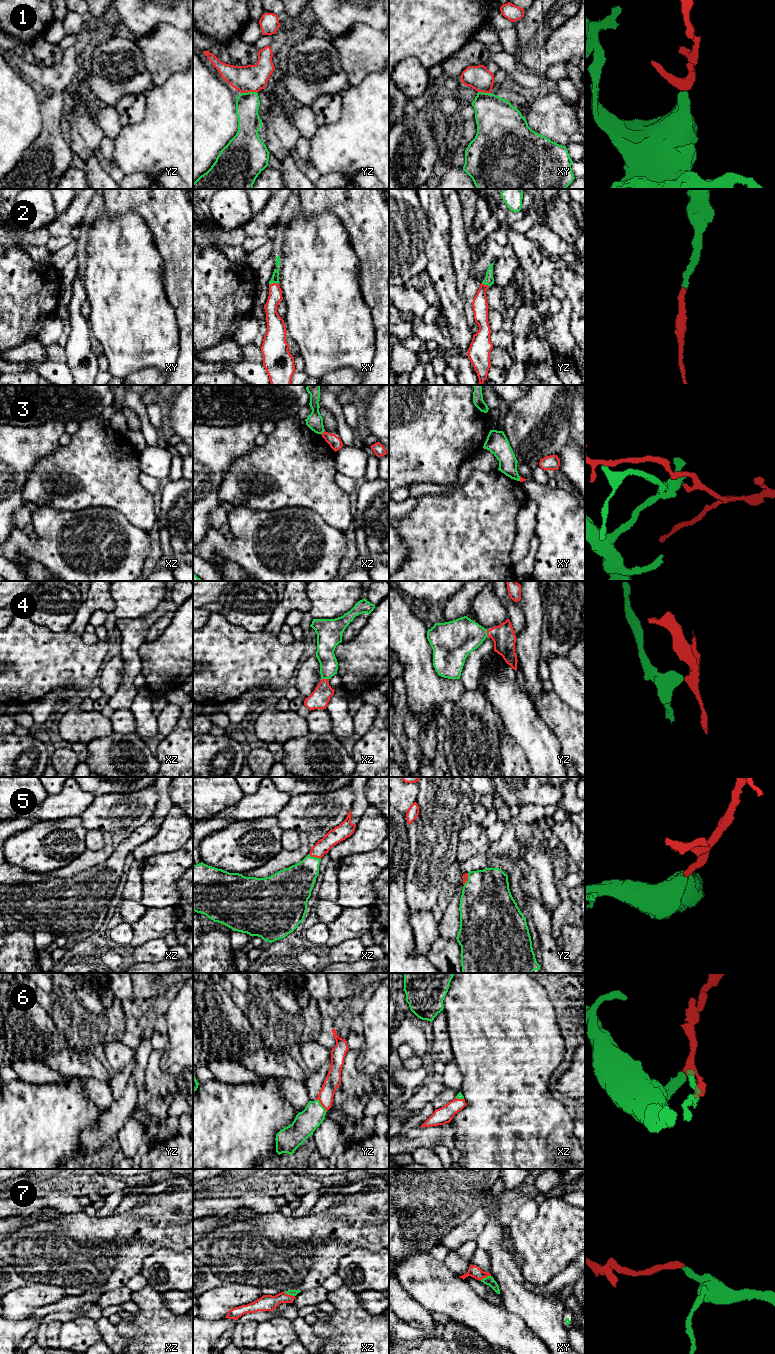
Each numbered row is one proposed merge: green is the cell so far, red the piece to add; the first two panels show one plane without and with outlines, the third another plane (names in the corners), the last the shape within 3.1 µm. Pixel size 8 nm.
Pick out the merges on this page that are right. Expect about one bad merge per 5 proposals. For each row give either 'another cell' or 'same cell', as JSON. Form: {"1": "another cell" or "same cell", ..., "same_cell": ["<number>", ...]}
{"1": "same cell", "2": "same cell", "3": "another cell", "4": "same cell", "5": "same cell", "6": "same cell", "7": "same cell", "same_cell": ["1", "2", "4", "5", "6", "7"]}

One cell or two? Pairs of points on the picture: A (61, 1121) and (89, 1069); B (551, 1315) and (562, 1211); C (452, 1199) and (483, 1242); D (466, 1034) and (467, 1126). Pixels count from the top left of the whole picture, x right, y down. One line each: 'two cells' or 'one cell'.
A: two cells
B: two cells
C: two cells
D: one cell

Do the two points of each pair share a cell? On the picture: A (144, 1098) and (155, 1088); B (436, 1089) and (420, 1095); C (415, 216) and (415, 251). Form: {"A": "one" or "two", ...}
{"A": "two", "B": "one", "C": "one"}

